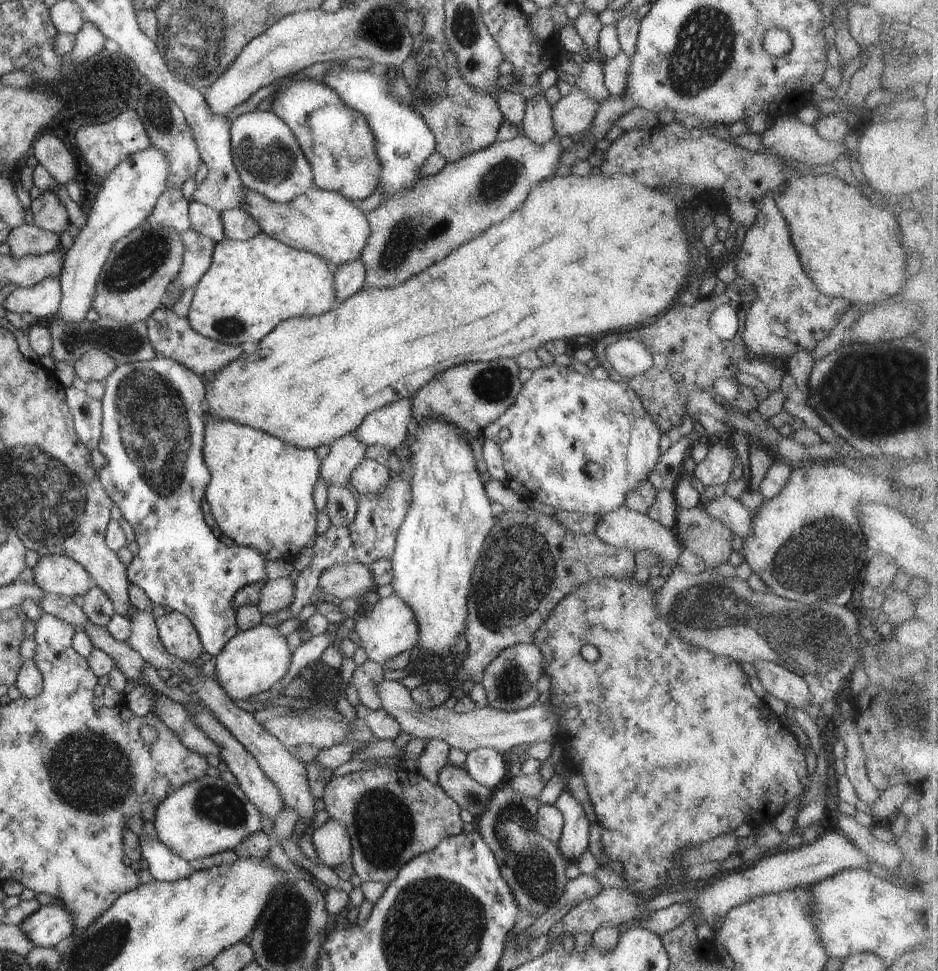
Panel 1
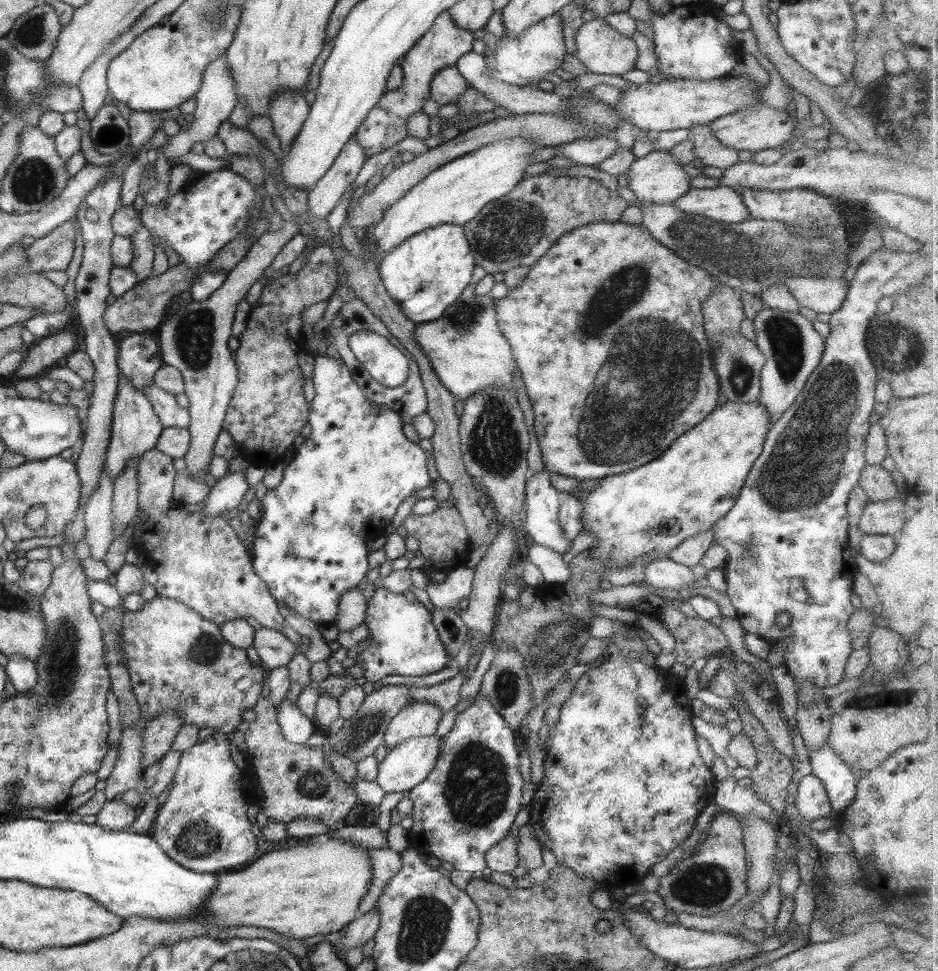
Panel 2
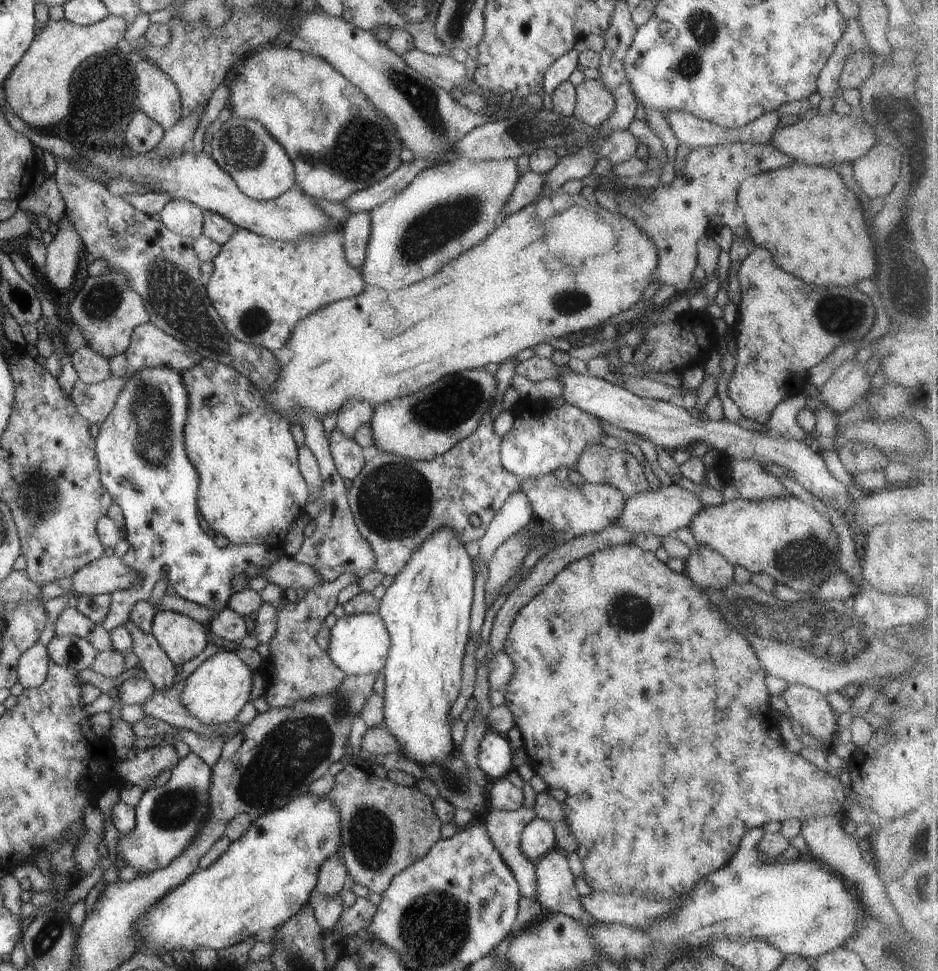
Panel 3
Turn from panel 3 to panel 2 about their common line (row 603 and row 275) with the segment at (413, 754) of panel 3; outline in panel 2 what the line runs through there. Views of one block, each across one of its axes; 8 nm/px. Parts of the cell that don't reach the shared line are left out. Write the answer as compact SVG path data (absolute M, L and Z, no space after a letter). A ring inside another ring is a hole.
M442 224L423 229L409 238L403 239L403 242L387 251L387 254L380 259L377 276L381 279L389 299L399 305L401 313L414 323L422 323L438 319L451 303L459 299L463 288L469 284L471 270L475 265L462 226Z

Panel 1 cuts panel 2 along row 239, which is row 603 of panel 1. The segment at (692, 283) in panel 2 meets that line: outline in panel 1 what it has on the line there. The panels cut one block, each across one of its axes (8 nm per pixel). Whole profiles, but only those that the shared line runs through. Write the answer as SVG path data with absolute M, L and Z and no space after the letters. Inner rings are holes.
M593 578L587 584L579 584L575 590L567 592L563 600L551 608L549 616L540 624L539 630L533 636L535 648L543 654L542 674L549 676L550 685L546 692L549 694L548 703L551 708L559 708L559 720L555 720L555 736L560 743L561 758L571 773L582 775L583 784L589 796L596 823L599 825L601 836L599 844L603 850L603 860L621 862L623 882L627 884L627 891L631 894L640 894L647 890L669 888L682 881L685 876L681 864L673 862L675 852L683 846L701 844L709 838L719 834L733 832L741 822L747 822L755 828L763 823L771 823L781 812L783 806L806 790L810 781L804 760L803 749L792 736L790 729L781 722L781 719L769 710L764 700L759 700L753 690L749 688L749 677L741 672L739 664L729 658L713 656L701 648L693 648L691 644L683 642L677 632L669 630L670 624L659 616L655 610L655 590L651 590L645 581L635 578L621 580L621 578ZM585 644L595 646L598 657L594 662L587 662L579 654L579 648Z

